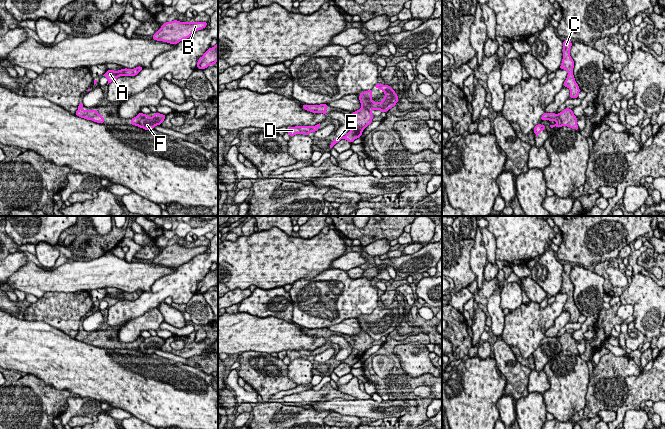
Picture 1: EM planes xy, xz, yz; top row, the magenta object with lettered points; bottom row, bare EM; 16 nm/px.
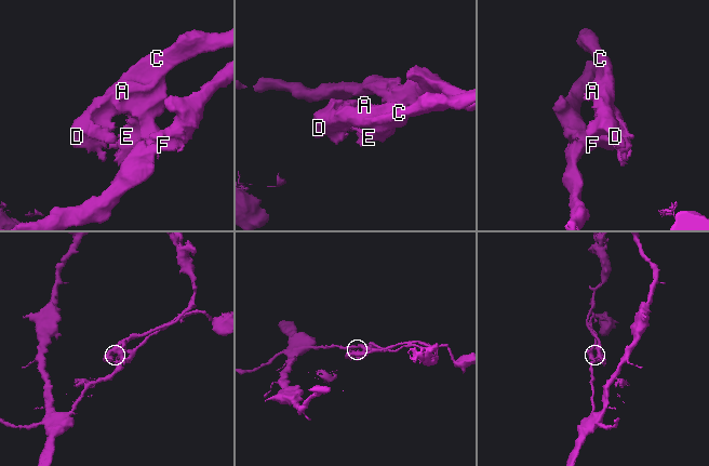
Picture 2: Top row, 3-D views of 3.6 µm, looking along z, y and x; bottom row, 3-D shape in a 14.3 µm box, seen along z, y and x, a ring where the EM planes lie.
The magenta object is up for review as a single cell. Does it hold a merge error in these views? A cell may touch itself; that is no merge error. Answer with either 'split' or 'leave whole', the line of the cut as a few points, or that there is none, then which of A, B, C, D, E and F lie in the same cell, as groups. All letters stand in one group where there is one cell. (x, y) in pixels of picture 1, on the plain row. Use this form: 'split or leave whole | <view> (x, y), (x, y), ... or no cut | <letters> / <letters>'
split | yz (557, 338), (562, 349) | A B C D E / F

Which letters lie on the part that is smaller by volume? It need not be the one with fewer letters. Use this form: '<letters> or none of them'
A, B, C, D, E

